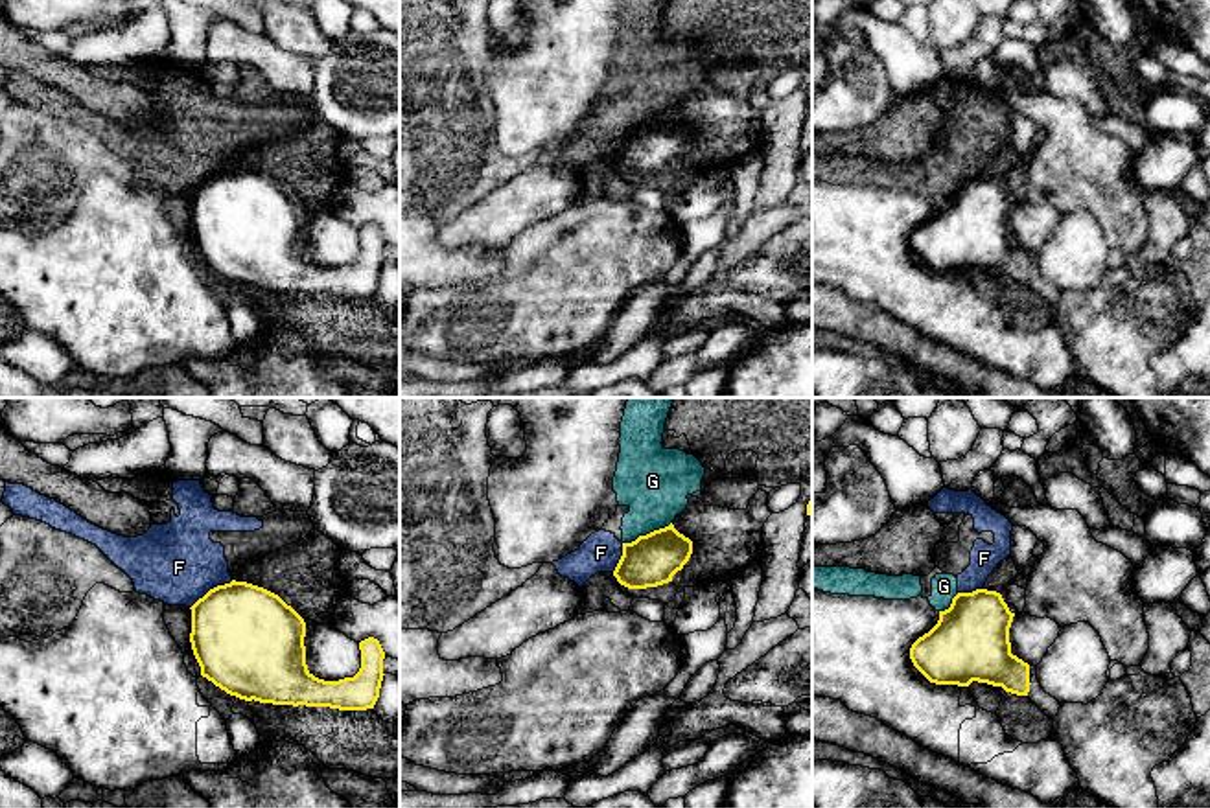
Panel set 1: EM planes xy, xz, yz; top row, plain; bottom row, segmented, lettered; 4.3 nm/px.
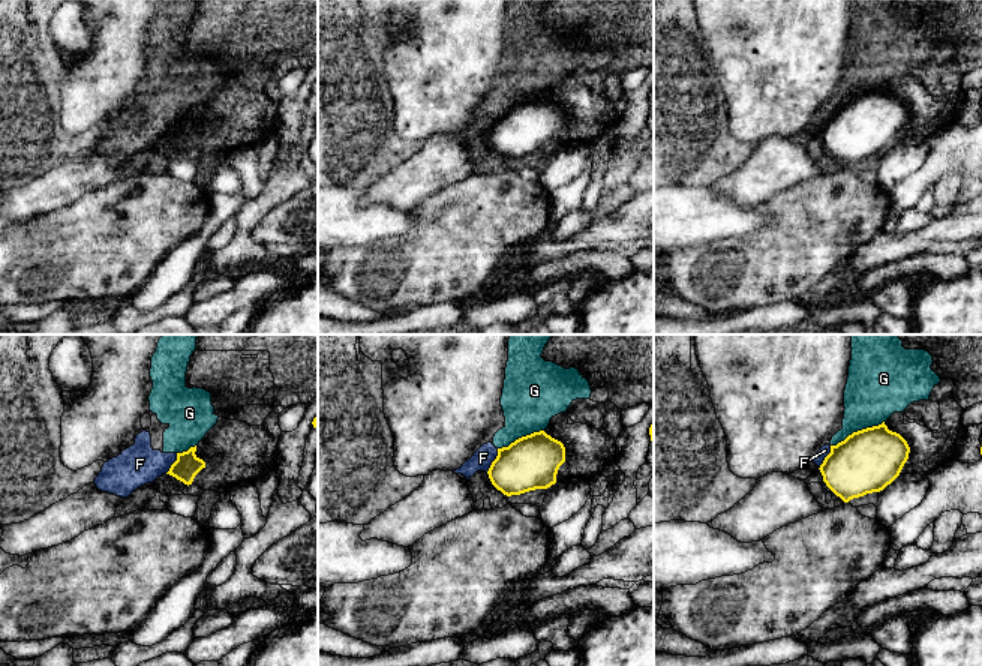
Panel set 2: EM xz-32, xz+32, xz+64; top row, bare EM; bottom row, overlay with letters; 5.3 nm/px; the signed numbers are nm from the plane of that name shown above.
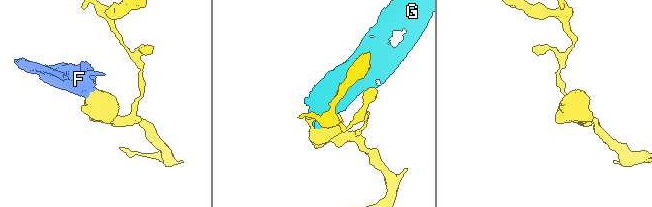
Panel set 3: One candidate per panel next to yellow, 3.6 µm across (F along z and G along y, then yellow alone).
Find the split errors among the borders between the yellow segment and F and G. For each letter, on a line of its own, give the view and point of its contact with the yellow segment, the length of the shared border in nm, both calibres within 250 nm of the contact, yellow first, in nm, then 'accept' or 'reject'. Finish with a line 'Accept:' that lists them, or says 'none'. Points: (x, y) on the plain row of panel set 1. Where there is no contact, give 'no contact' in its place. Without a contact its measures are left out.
F: xy (210, 177) | 220 nm | 460/320 nm | reject
G: xz (647, 122) | 240 nm | 220/300 nm | reject
Accept: none

